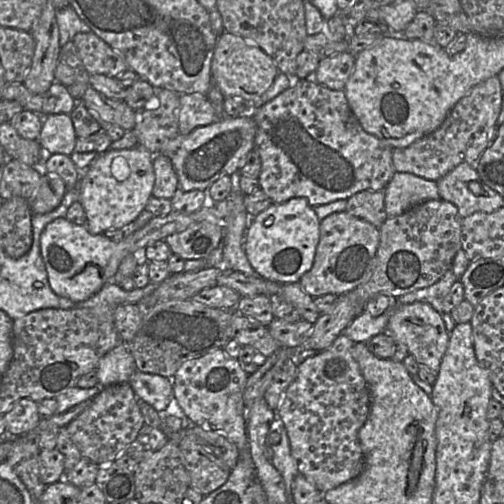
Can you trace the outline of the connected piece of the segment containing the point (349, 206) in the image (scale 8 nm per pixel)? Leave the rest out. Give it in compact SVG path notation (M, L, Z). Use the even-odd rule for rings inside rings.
M363 190L357 192L347 199L345 211L377 228L388 218L383 191Z

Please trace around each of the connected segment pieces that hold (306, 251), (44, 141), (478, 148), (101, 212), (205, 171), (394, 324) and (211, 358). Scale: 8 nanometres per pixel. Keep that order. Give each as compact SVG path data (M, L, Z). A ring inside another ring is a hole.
M294 197L281 204L272 203L265 210L251 218L245 234L245 254L255 270L262 278L280 284L299 282L301 276L313 265L316 247L320 238L320 221L313 207L306 198Z
M60 113L42 117L40 145L51 154L70 156L76 143L76 134L70 114Z
M498 75L474 87L451 109L442 124L405 148L393 148L396 172L411 173L437 182L461 163L476 166L483 152L494 141L495 124L502 107L502 87Z
M138 143L130 149L113 150L109 148L90 163L87 175L81 179L79 198L86 213L86 227L90 233L103 234L106 230L123 228L133 222L145 209L155 182L153 159L154 155Z
M252 110L251 114L242 114L240 116L235 117L223 116L222 118L218 118L218 120L216 120L212 124L195 128L191 133L187 135L178 134L176 137L163 144L160 153L167 156L171 160L173 168L178 177L178 188L182 189L183 191L191 191L191 190L205 191L213 182L215 182L221 176L223 175L236 176L237 174L239 174L239 170L243 166L247 158L247 155L251 151L255 150L254 145L255 134L256 134L256 123L253 119L253 110Z
M422 302L394 305L393 307L386 332L396 344L404 344L409 354L416 359L421 367L425 367L431 374L437 376L449 342L449 333L446 330L442 314L429 304Z
M215 349L185 361L171 378L174 398L189 420L203 428L221 432L238 449L249 449L245 428L243 392L248 378L238 359Z

